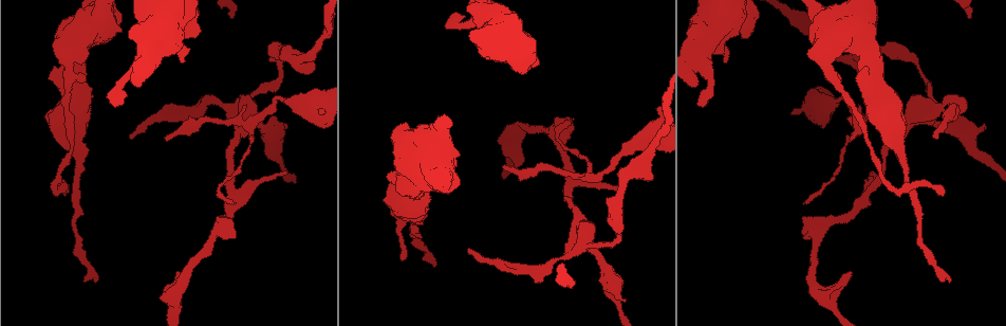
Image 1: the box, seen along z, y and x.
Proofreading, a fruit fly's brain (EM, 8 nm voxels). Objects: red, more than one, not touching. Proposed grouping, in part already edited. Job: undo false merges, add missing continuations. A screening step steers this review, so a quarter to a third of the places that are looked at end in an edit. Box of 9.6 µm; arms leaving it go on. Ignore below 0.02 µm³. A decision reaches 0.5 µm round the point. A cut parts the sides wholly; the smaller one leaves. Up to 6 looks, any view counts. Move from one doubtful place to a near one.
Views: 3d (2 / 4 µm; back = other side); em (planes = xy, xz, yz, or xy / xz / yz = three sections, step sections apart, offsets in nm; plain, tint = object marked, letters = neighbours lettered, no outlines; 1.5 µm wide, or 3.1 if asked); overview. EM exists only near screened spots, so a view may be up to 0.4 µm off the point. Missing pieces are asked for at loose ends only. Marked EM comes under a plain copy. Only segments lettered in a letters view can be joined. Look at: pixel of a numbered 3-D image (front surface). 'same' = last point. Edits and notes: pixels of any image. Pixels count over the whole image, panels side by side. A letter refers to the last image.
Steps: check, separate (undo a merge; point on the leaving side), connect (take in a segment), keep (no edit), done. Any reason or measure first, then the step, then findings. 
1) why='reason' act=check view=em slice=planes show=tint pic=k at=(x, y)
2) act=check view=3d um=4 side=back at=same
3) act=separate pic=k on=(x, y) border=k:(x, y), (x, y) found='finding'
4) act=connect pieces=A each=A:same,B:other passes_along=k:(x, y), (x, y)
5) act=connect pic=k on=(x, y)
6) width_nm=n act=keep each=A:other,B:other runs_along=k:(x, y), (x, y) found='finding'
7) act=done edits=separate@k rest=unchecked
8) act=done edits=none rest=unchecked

why='free end' act=check view=3d um=4 pic=1 at=(387, 175)

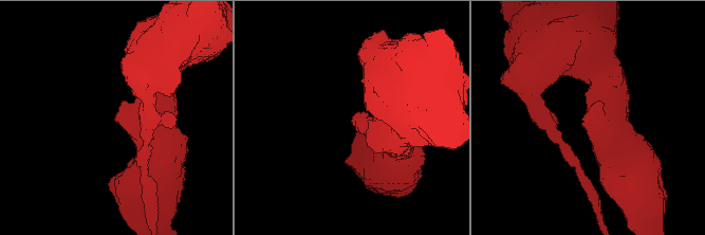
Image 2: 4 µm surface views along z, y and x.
why='shape alone is not enough' act=check view=em slice=planes show=letters pic=2 at=(115, 120)

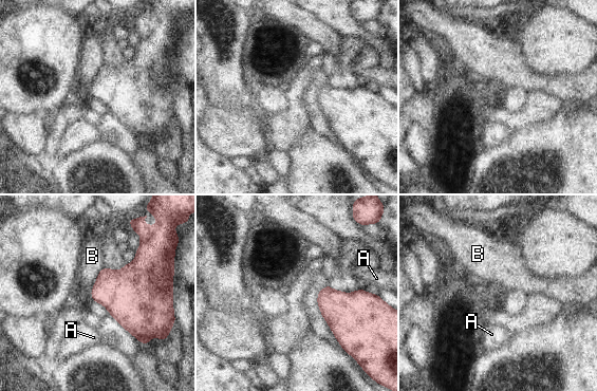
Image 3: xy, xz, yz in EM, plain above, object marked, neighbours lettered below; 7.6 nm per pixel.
width_nm=300 act=keep each=A:other,B:other border=3:(103, 267), (94, 281) found='no lettered segment goes on from it'

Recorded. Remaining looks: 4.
why='thick turns thin' act=check view=3d um=4 pic=1 at=(575, 211)

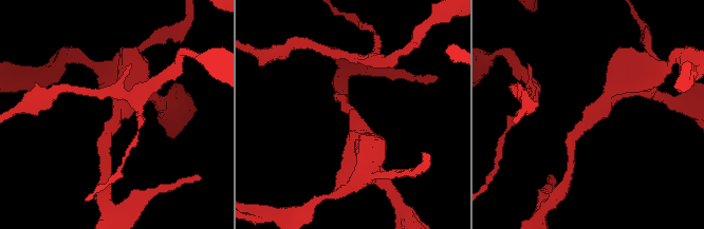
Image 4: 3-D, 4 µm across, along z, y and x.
arm_widths_nm=190,500 why='shape alone is not enough' act=check view=em um=3.1 slice=planes show=tint pic=4 at=(354, 118)

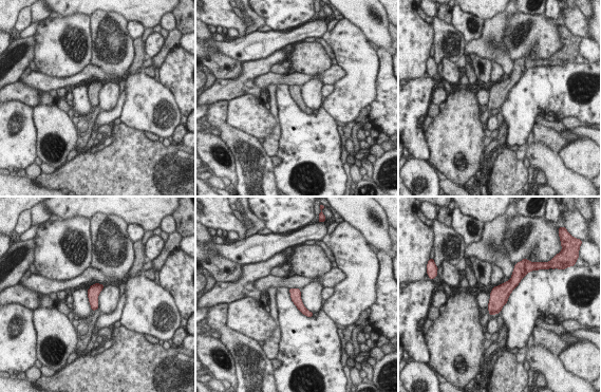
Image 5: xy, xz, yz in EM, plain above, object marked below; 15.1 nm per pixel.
why='what lies round it' act=check view=em um=3.1 slice=planes show=letters at=same

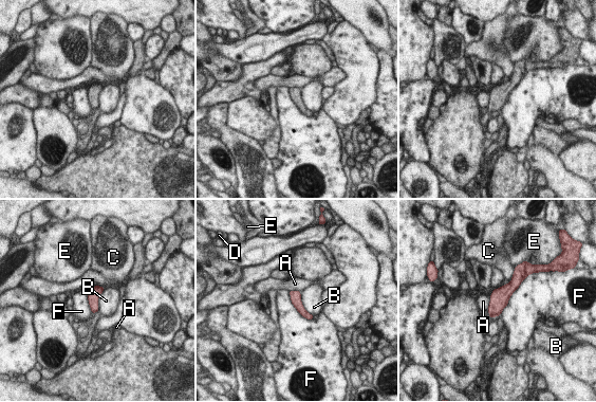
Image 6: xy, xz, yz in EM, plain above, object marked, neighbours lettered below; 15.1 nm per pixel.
width_nm=160 act=keep each=A:other,B:other,C:other,D:other,E:other,F:other border=6:(299, 292), (302, 306), (312, 315) found='continuous, no second neuron'

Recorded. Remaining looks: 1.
act=done edits=none rest=unchecked

